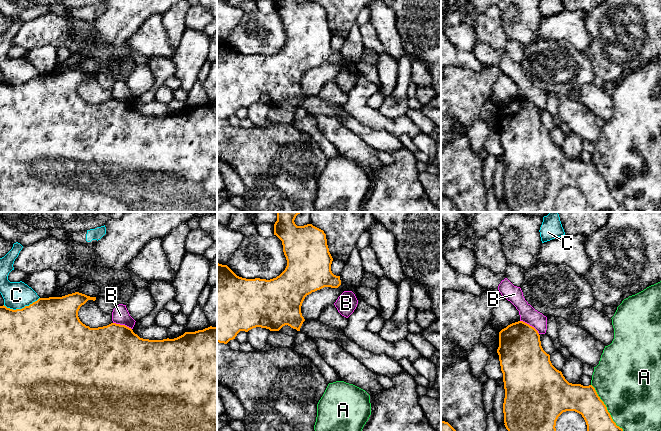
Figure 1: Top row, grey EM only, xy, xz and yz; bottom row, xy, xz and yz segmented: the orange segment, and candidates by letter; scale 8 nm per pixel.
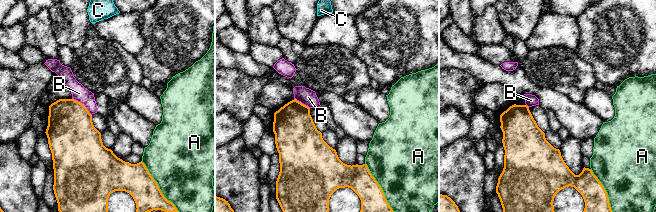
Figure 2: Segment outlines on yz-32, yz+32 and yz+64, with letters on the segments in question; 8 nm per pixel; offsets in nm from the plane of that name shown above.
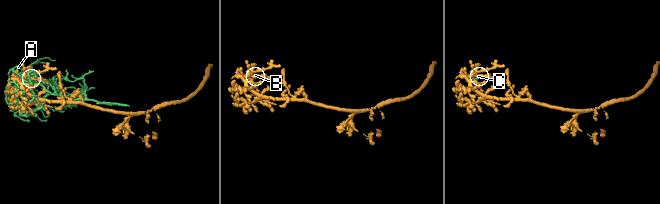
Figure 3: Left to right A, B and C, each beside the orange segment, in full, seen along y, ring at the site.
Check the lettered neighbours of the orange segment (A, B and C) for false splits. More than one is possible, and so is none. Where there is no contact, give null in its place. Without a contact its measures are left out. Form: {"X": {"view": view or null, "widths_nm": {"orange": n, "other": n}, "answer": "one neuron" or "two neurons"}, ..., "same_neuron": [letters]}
{"A": {"view": "yz", "widths_nm": {"orange": 220, "other": 480}, "answer": "two neurons"}, "B": {"view": "yz", "widths_nm": {"orange": 360, "other": 140}, "answer": "one neuron"}, "C": {"view": "xy", "widths_nm": {"orange": 500, "other": 220}, "answer": "two neurons"}, "same_neuron": ["B"]}

